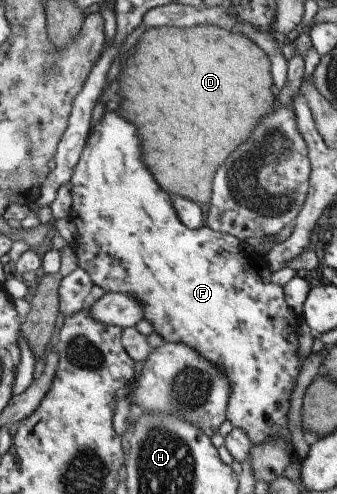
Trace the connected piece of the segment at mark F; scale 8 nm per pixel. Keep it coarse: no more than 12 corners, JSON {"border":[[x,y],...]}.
{"border":[[105,112],[70,176],[77,264],[290,442],[300,316],[265,257],[187,228]]}

